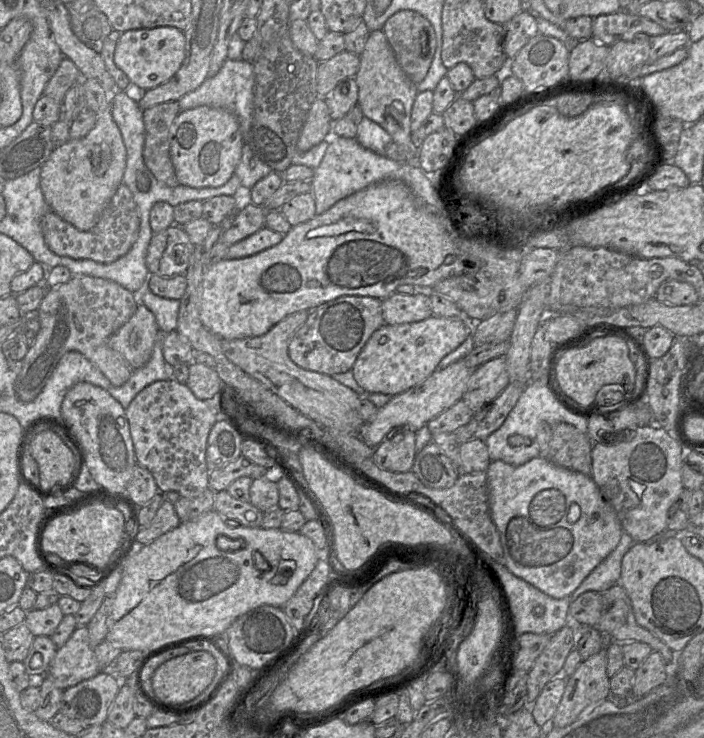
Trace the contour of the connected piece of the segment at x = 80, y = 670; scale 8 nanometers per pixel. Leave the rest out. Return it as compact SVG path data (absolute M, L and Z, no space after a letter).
M87 626L77 627L50 664L47 676L64 690L101 672L94 647L90 645Z

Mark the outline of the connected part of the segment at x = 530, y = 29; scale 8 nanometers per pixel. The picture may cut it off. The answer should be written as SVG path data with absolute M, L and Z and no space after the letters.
M523 10L504 24L503 50L508 59L513 59L530 39L539 34L537 17L529 10Z

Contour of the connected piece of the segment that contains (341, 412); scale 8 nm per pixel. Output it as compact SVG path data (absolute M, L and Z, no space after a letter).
M307 310L289 314L261 336L233 340L221 339L222 350L233 364L319 426L359 435L359 430L365 423L358 414L360 396L332 376L305 370L289 357L289 342L297 329L305 323L308 314Z

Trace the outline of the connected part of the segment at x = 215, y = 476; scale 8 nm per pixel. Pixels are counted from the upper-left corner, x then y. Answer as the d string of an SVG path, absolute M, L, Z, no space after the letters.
M242 455L225 466L209 472L208 486L214 492L226 490L227 487L236 479L242 476L257 479L265 476L268 469L254 464Z

